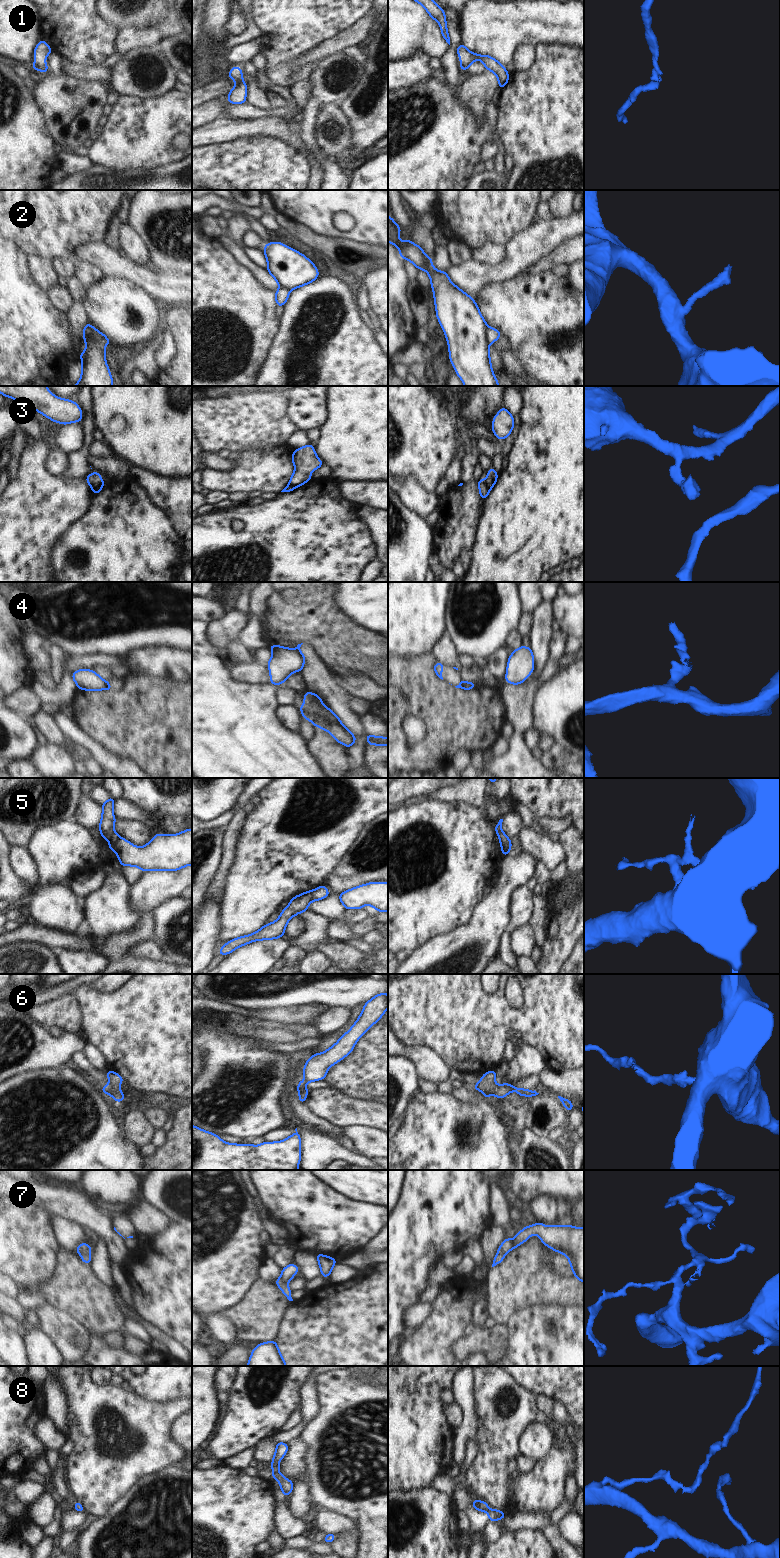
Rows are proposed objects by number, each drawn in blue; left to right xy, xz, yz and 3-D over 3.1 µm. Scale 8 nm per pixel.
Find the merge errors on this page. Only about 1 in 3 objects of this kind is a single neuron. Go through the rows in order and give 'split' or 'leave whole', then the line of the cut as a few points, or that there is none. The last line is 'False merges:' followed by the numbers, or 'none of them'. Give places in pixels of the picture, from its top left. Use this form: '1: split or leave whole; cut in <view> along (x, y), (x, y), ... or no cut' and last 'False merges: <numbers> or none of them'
1: leave whole; no cut
2: split; cut in xy along (86, 324), (89, 333), (83, 337)
3: split; cut in xy along (101, 479), (92, 489)
4: split; cut in xz along (296, 648), (304, 660)
5: split; cut in xy along (120, 838), (113, 849)
6: split; cut in xy along (109, 1082), (111, 1086), (110, 1094)
7: split; cut in xz along (279, 1277), (286, 1283)
8: split; cut in xz along (271, 1462), (278, 1463)
False merges: 2, 3, 4, 5, 6, 7, 8

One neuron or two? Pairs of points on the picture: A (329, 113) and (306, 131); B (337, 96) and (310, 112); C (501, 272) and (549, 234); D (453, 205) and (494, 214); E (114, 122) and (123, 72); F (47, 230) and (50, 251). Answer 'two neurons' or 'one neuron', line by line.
A: two neurons
B: one neuron
C: one neuron
D: one neuron
E: two neurons
F: one neuron

